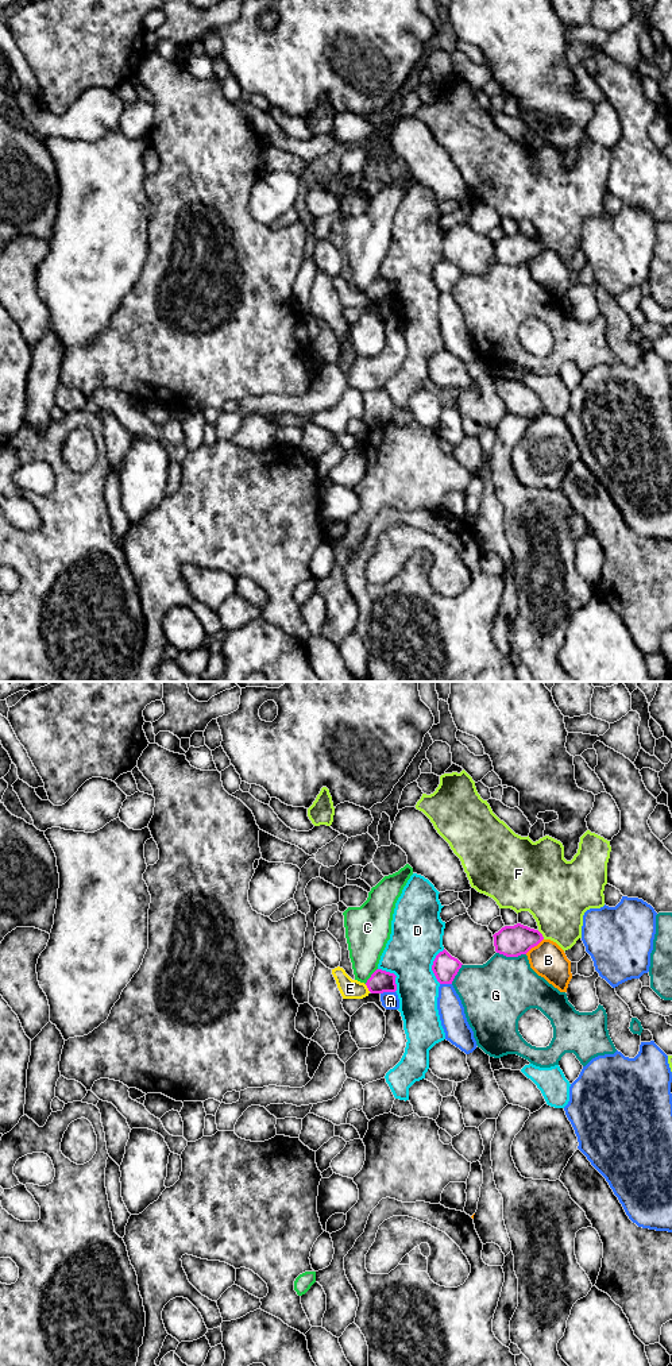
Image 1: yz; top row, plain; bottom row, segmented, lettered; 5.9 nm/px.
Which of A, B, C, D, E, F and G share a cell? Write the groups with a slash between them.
A / B / C / D / E / F / G

